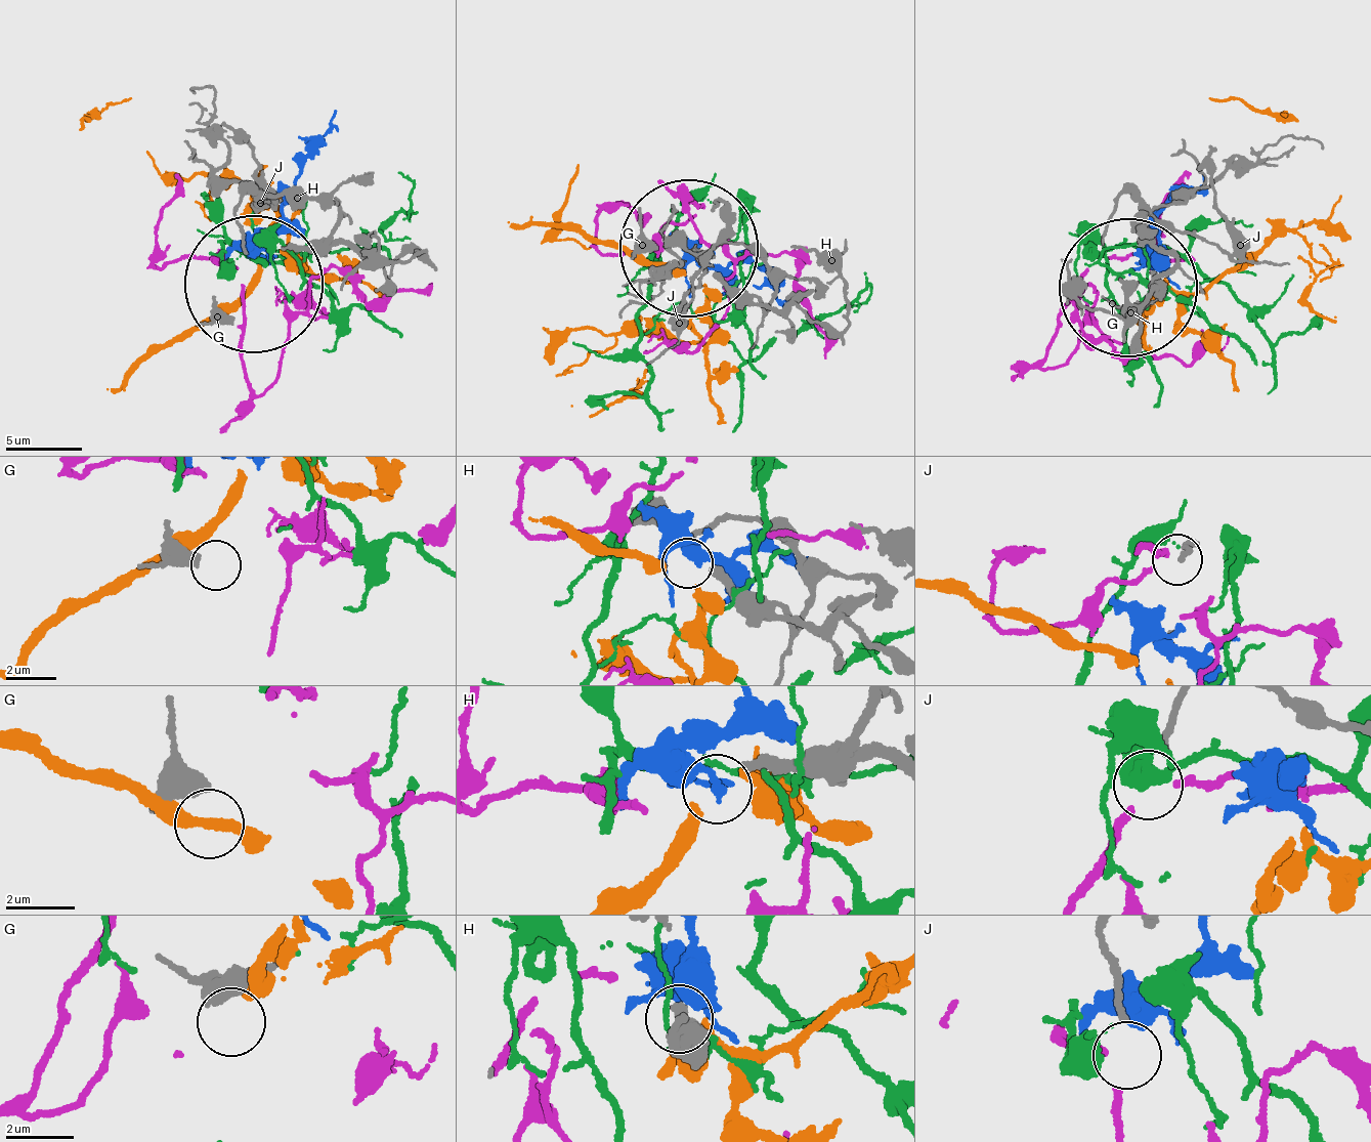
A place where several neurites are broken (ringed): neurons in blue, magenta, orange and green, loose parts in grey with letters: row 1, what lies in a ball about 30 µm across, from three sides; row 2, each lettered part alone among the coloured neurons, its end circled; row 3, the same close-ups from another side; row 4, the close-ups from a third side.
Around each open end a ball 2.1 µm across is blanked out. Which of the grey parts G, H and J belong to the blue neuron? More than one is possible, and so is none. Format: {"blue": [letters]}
{"blue": []}

